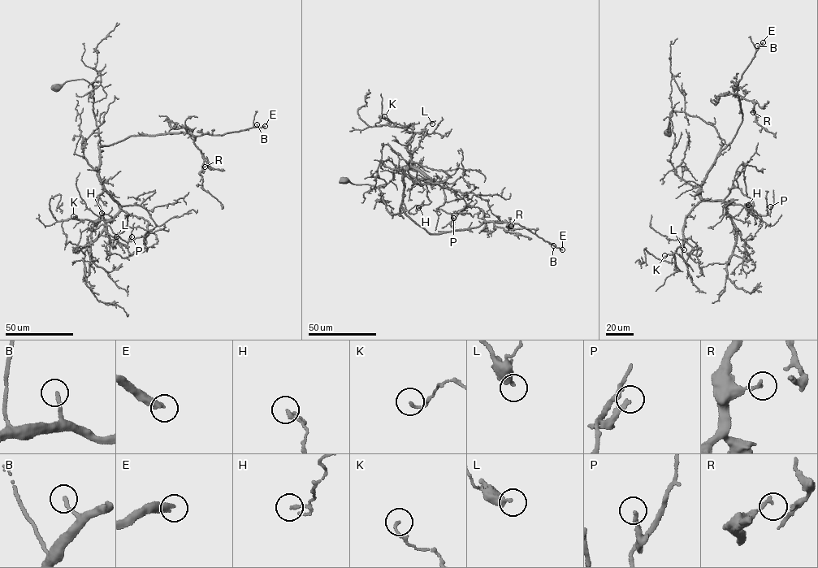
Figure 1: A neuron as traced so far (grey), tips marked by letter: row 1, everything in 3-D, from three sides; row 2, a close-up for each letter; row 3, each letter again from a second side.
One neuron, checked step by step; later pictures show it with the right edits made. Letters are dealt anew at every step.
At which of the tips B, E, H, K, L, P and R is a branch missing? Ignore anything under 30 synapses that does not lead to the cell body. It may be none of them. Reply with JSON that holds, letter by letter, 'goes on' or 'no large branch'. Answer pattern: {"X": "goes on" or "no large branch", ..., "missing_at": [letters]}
{"B": "goes on", "E": "goes on", "H": "no large branch", "K": "no large branch", "L": "no large branch", "P": "no large branch", "R": "no large branch", "missing_at": ["B", "E"]}

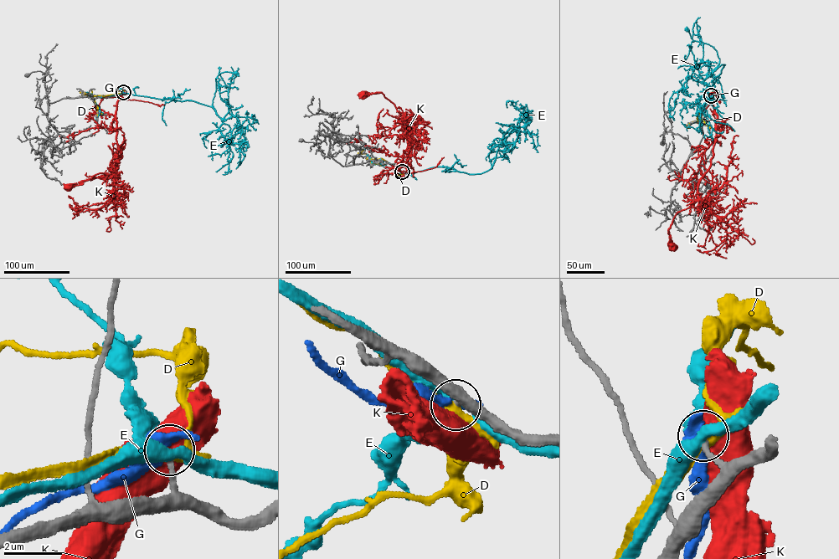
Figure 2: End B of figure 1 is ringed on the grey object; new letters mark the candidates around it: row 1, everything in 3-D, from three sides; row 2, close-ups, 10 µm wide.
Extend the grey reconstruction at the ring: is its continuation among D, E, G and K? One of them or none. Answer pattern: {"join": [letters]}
{"join": []}

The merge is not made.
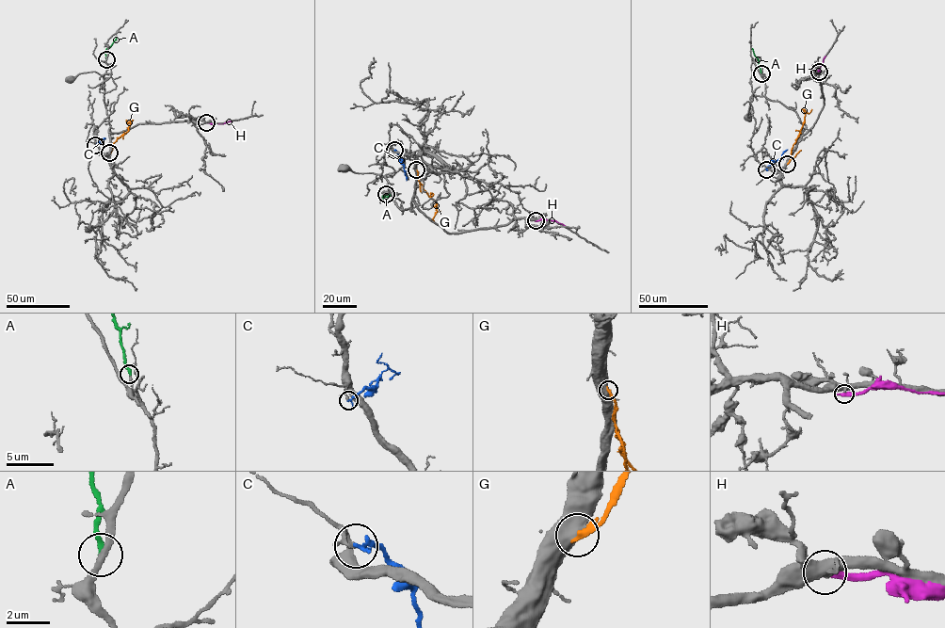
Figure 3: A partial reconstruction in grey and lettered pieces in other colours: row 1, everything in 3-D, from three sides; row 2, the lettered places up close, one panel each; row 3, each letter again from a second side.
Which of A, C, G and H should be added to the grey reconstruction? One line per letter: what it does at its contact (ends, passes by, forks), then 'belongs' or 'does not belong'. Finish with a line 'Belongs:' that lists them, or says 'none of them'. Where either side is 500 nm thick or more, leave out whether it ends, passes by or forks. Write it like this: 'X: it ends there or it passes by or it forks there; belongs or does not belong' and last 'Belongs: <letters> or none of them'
A: it ends there; belongs
C: it ends there; does not belong
G: does not belong
H: it ends there; does not belong
Belongs: A

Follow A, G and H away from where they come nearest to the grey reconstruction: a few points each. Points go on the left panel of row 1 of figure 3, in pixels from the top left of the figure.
A: (106, 59), (104, 51), (116, 38)
G: (109, 152), (113, 143), (128, 131), (130, 122), (126, 120)
H: (206, 122), (231, 121)

